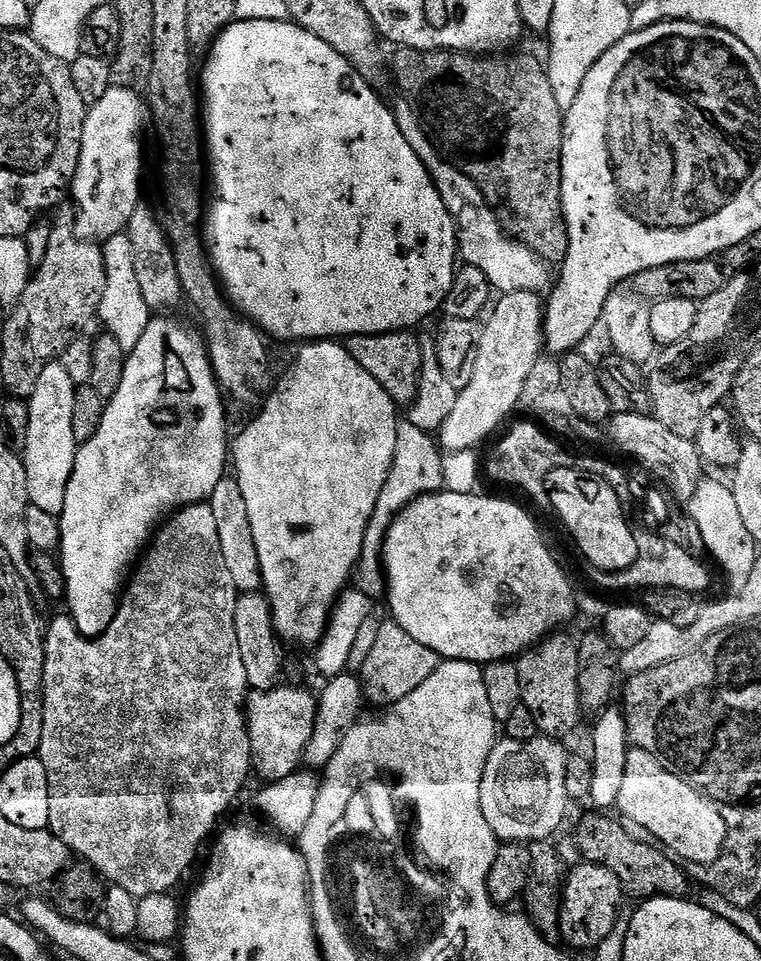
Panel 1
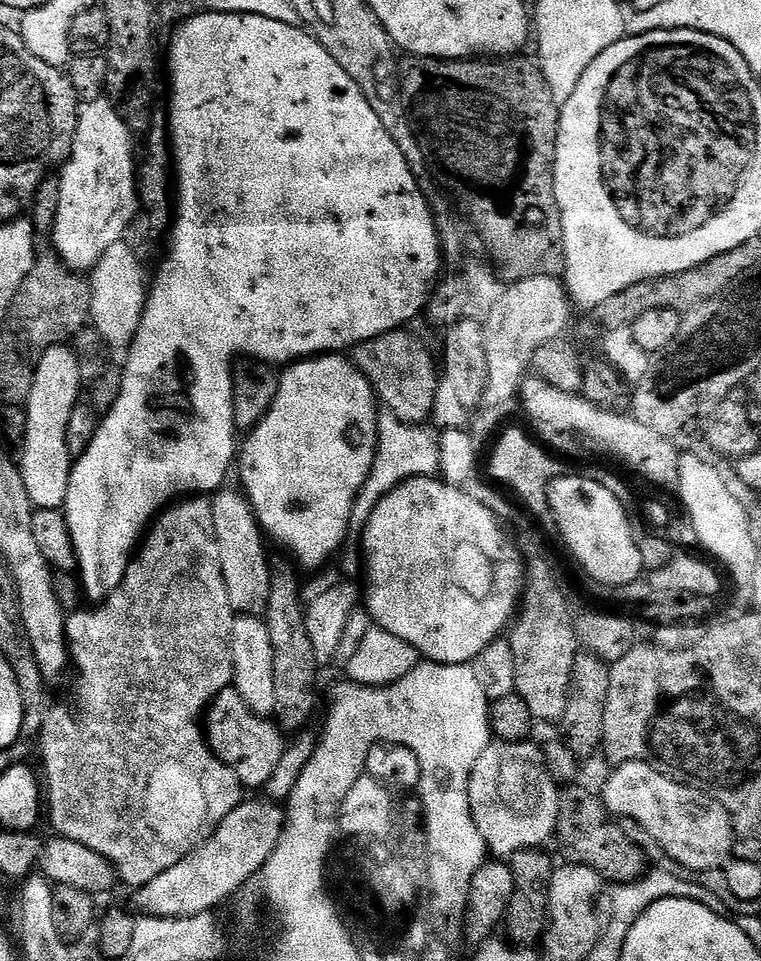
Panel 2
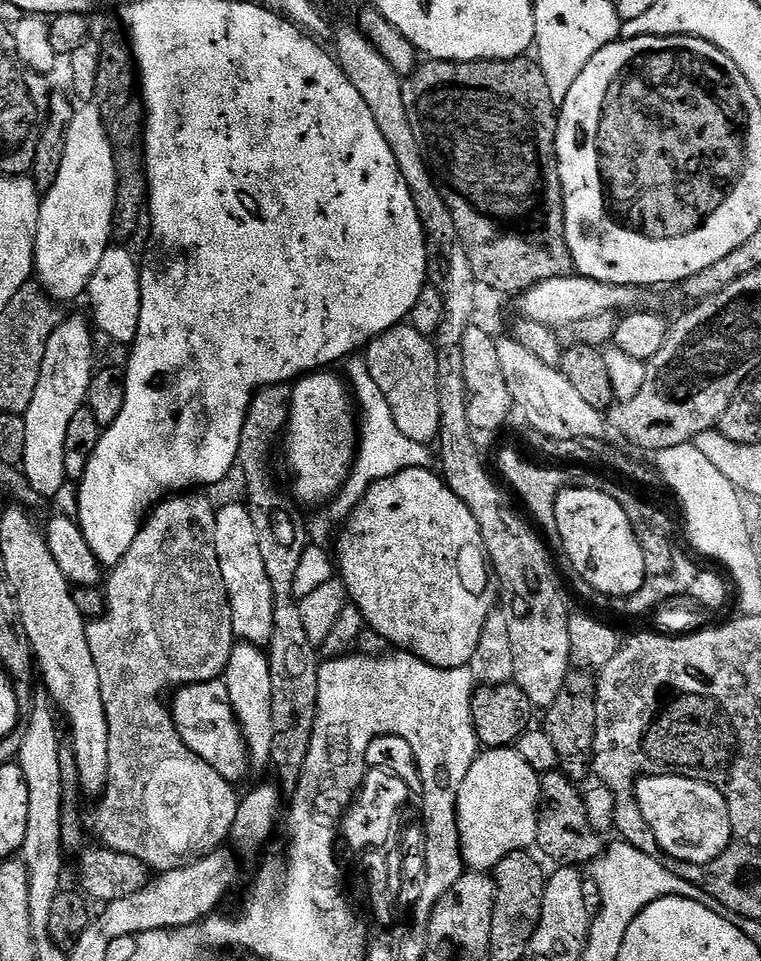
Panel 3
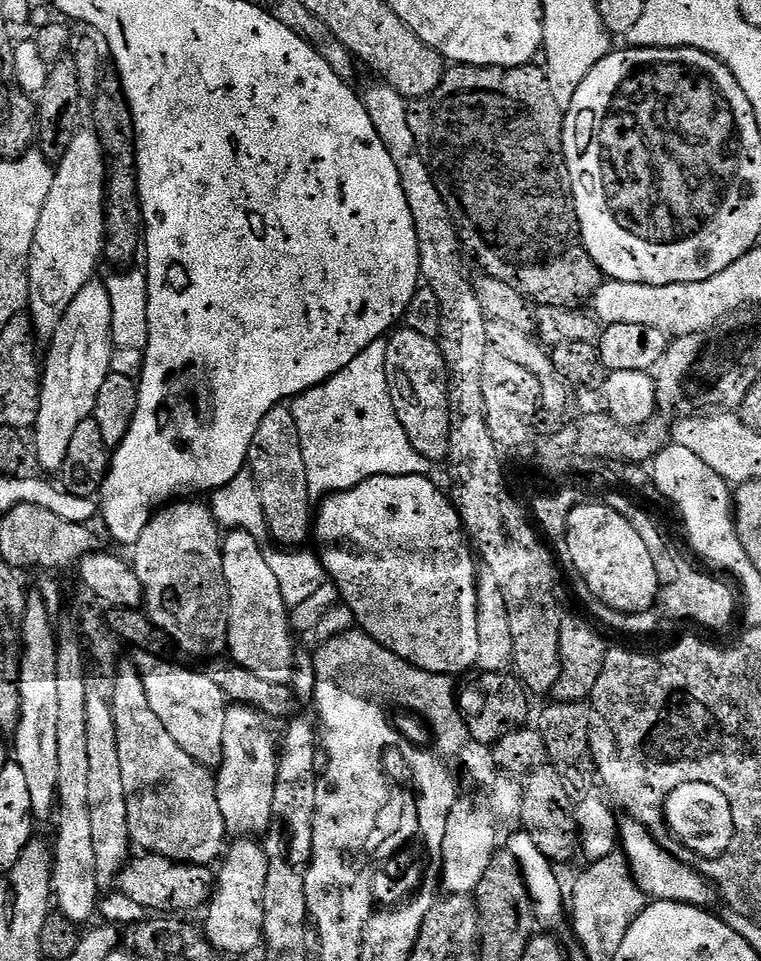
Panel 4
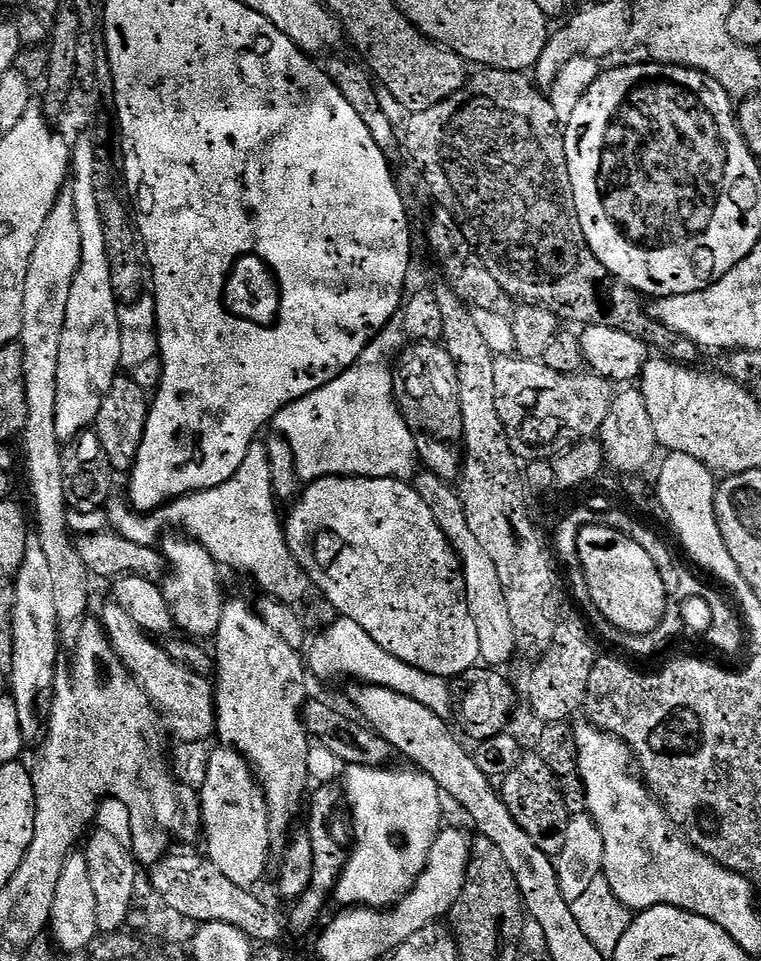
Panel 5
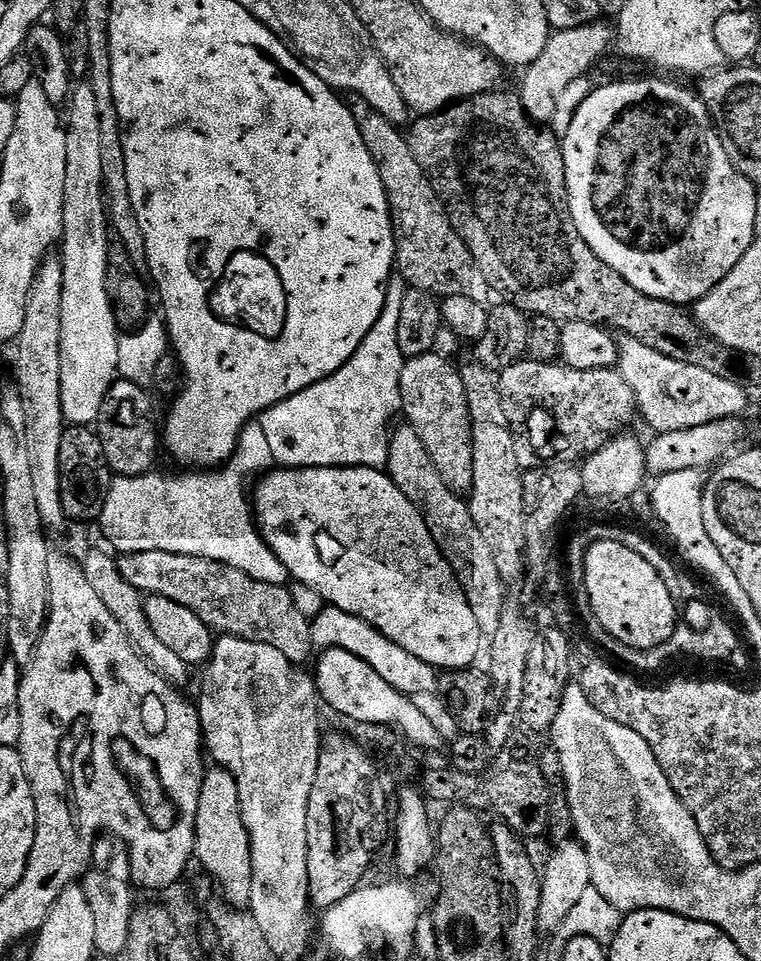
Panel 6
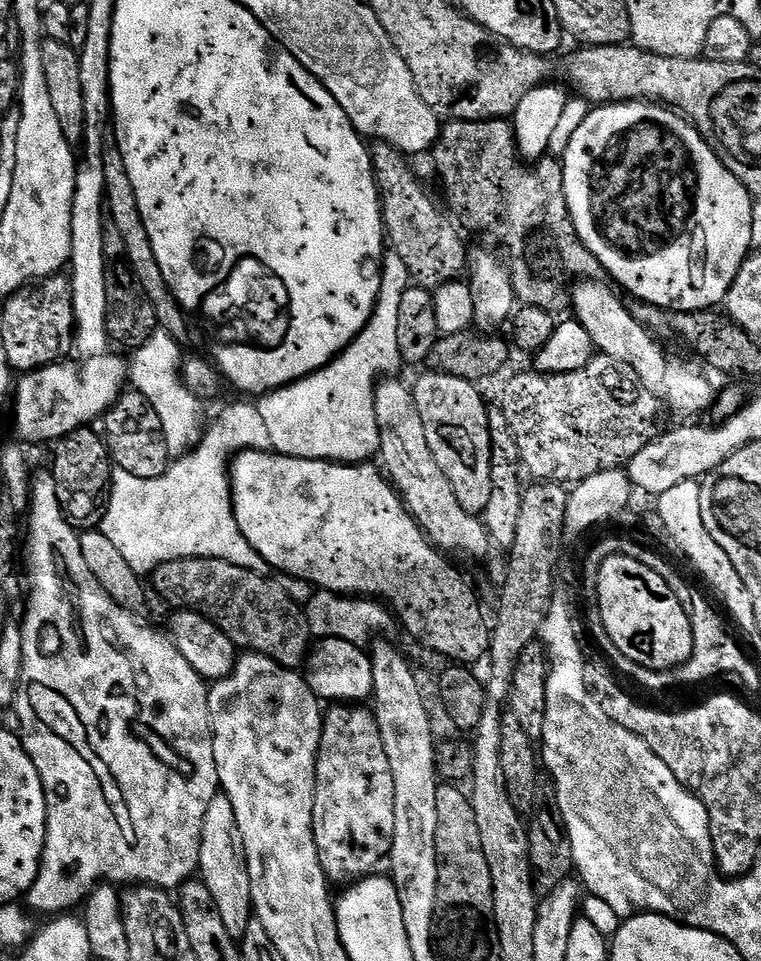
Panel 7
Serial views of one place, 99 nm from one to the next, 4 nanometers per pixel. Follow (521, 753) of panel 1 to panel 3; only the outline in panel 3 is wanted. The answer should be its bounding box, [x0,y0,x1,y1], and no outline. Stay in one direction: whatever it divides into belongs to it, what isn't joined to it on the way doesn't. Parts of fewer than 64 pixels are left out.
[456,747,541,874]

